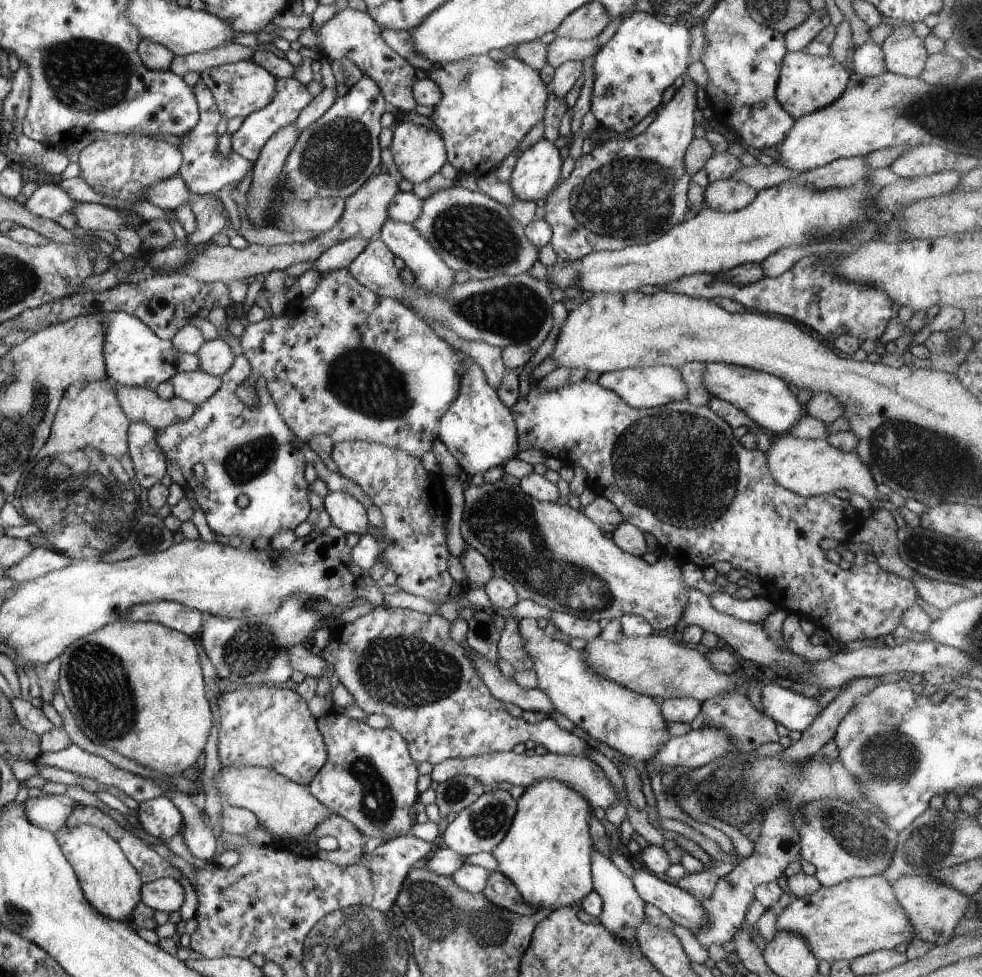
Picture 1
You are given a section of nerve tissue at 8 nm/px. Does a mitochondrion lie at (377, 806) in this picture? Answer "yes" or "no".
yes

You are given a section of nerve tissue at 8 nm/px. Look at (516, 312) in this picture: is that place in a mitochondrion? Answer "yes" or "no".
yes

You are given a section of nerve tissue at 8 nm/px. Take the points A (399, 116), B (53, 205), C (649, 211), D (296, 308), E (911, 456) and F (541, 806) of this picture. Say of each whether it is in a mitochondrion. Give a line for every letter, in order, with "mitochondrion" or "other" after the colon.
A: other
B: other
C: mitochondrion
D: other
E: mitochondrion
F: other

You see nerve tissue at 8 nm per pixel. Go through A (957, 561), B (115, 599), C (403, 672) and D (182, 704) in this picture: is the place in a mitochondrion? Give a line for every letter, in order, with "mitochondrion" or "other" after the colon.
A: mitochondrion
B: other
C: mitochondrion
D: other

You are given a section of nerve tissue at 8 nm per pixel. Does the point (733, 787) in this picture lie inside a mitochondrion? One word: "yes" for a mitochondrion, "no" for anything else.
yes

